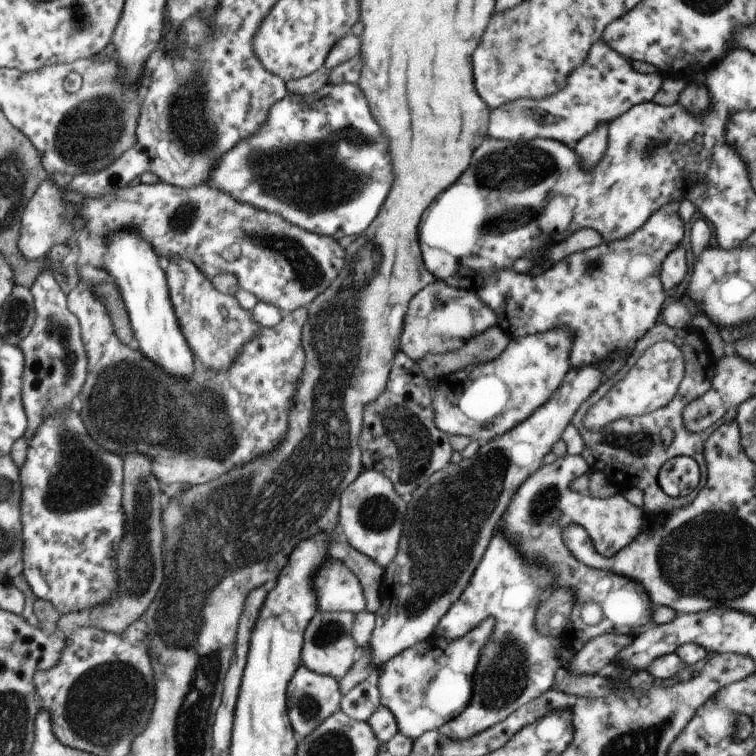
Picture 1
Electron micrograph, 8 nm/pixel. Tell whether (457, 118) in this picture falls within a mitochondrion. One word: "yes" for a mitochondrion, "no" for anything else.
no

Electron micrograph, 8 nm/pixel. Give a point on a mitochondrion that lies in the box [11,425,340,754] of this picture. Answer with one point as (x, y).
(104, 704)

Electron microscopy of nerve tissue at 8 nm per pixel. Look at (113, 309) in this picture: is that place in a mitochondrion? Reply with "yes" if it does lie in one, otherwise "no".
no

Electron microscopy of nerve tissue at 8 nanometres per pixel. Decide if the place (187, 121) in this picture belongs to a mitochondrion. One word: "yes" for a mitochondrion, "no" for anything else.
yes

